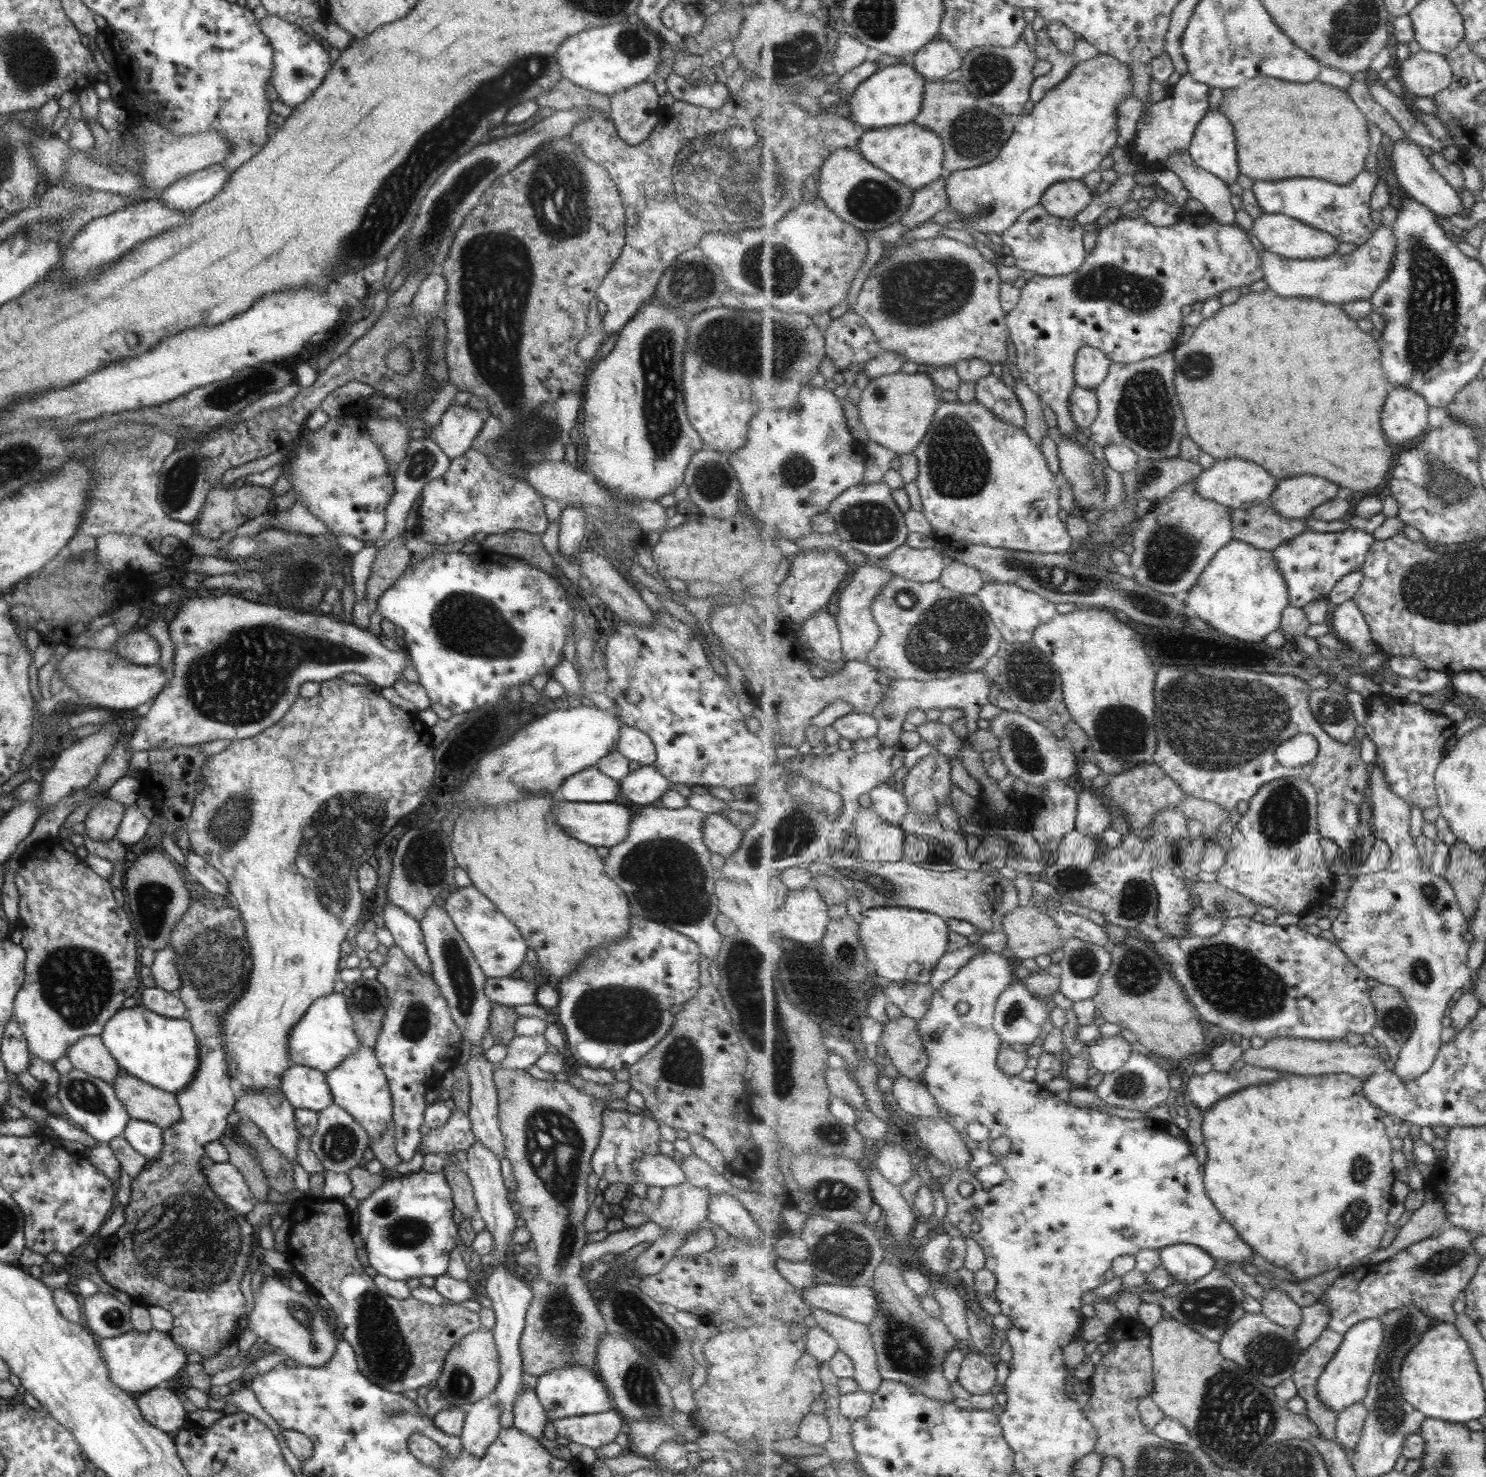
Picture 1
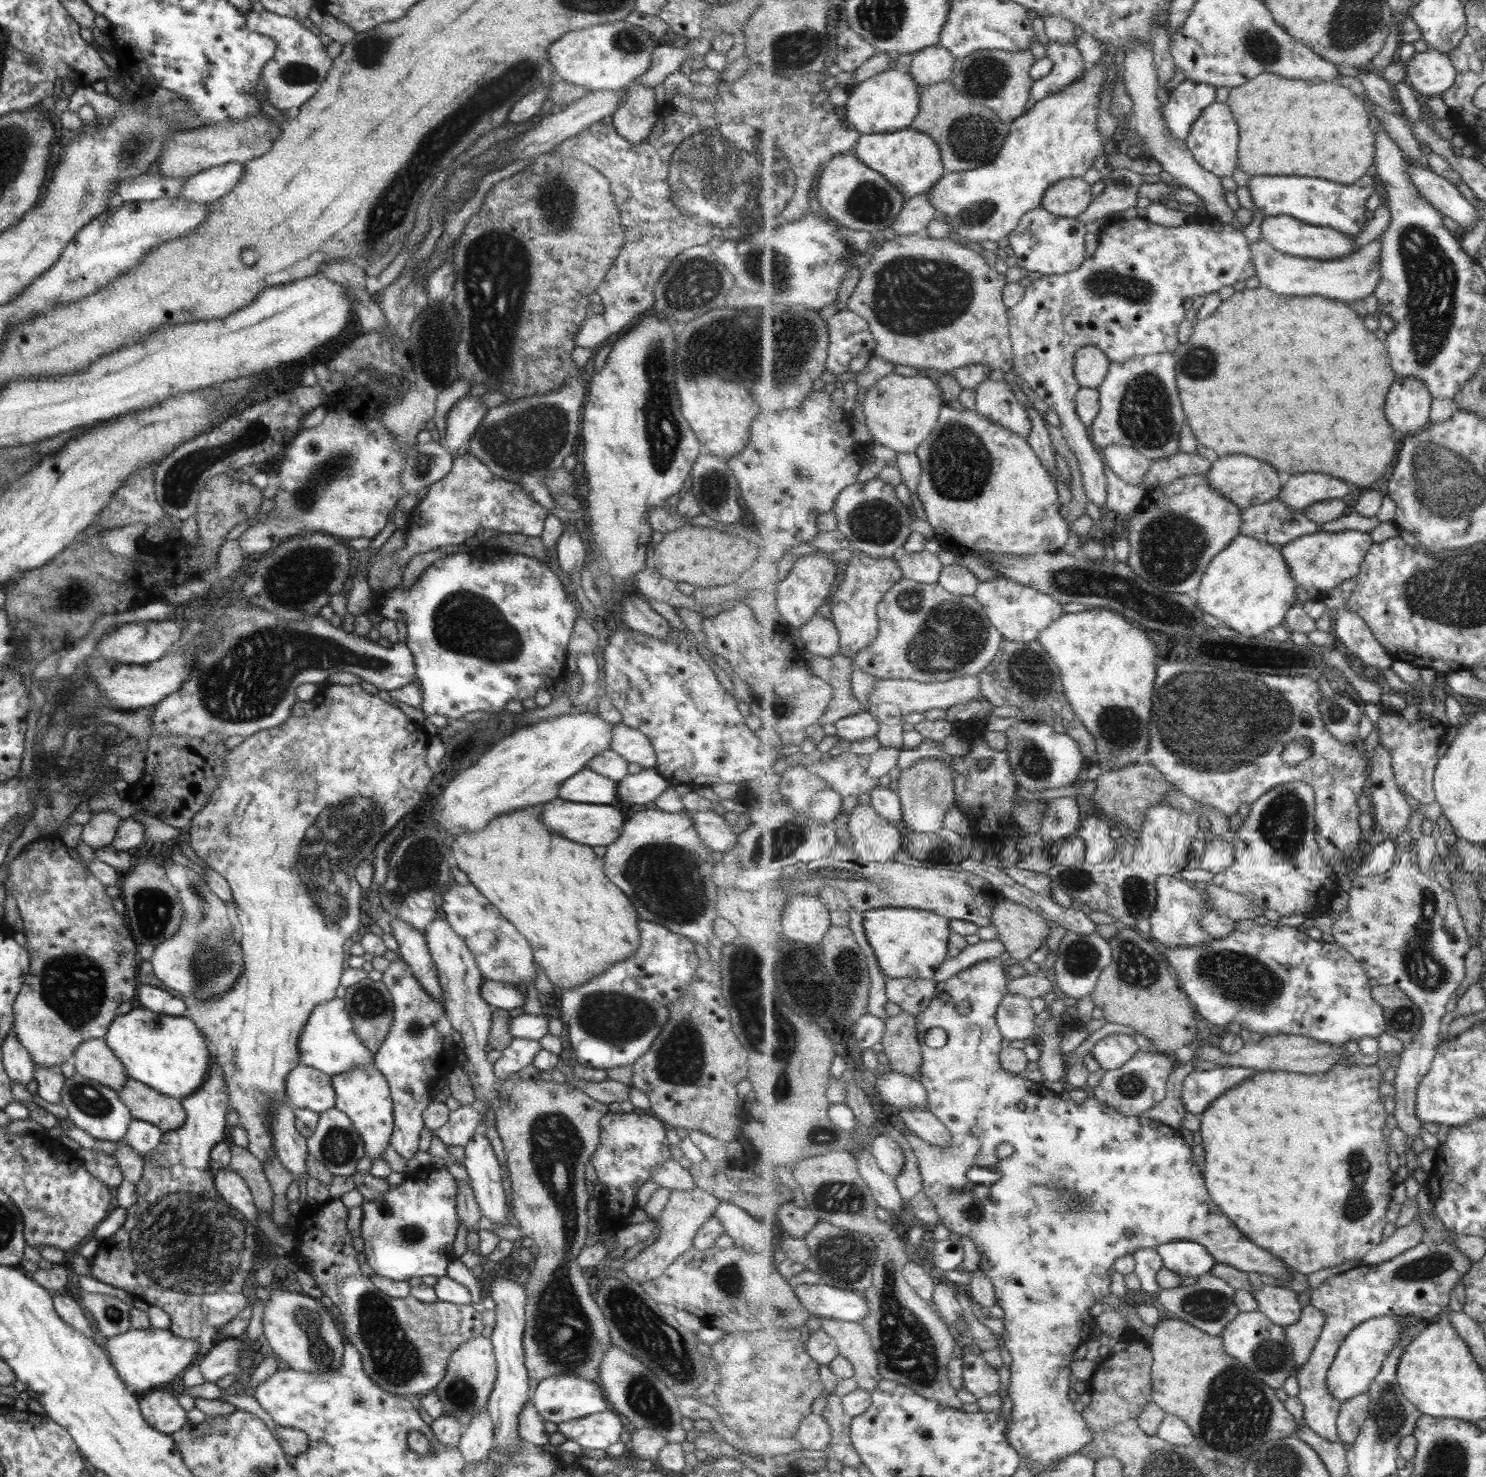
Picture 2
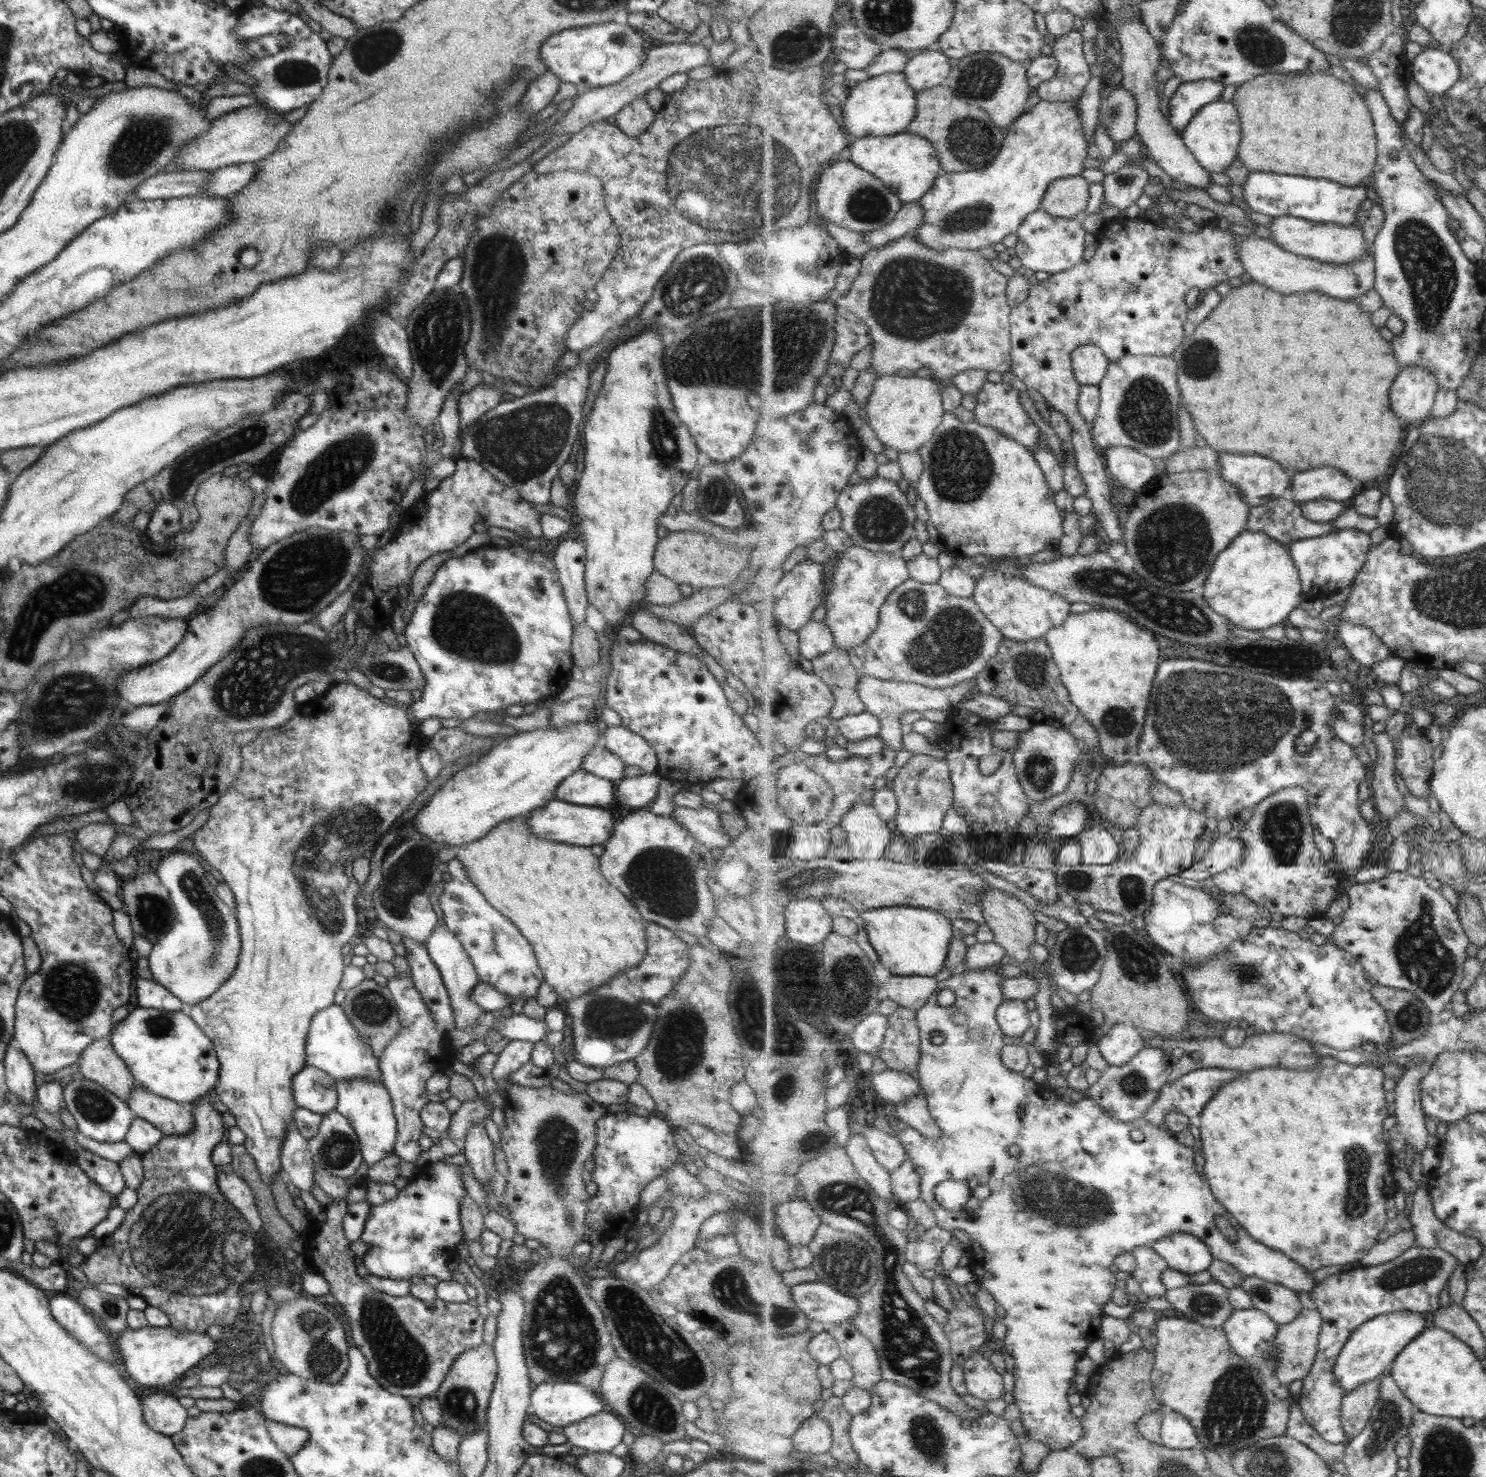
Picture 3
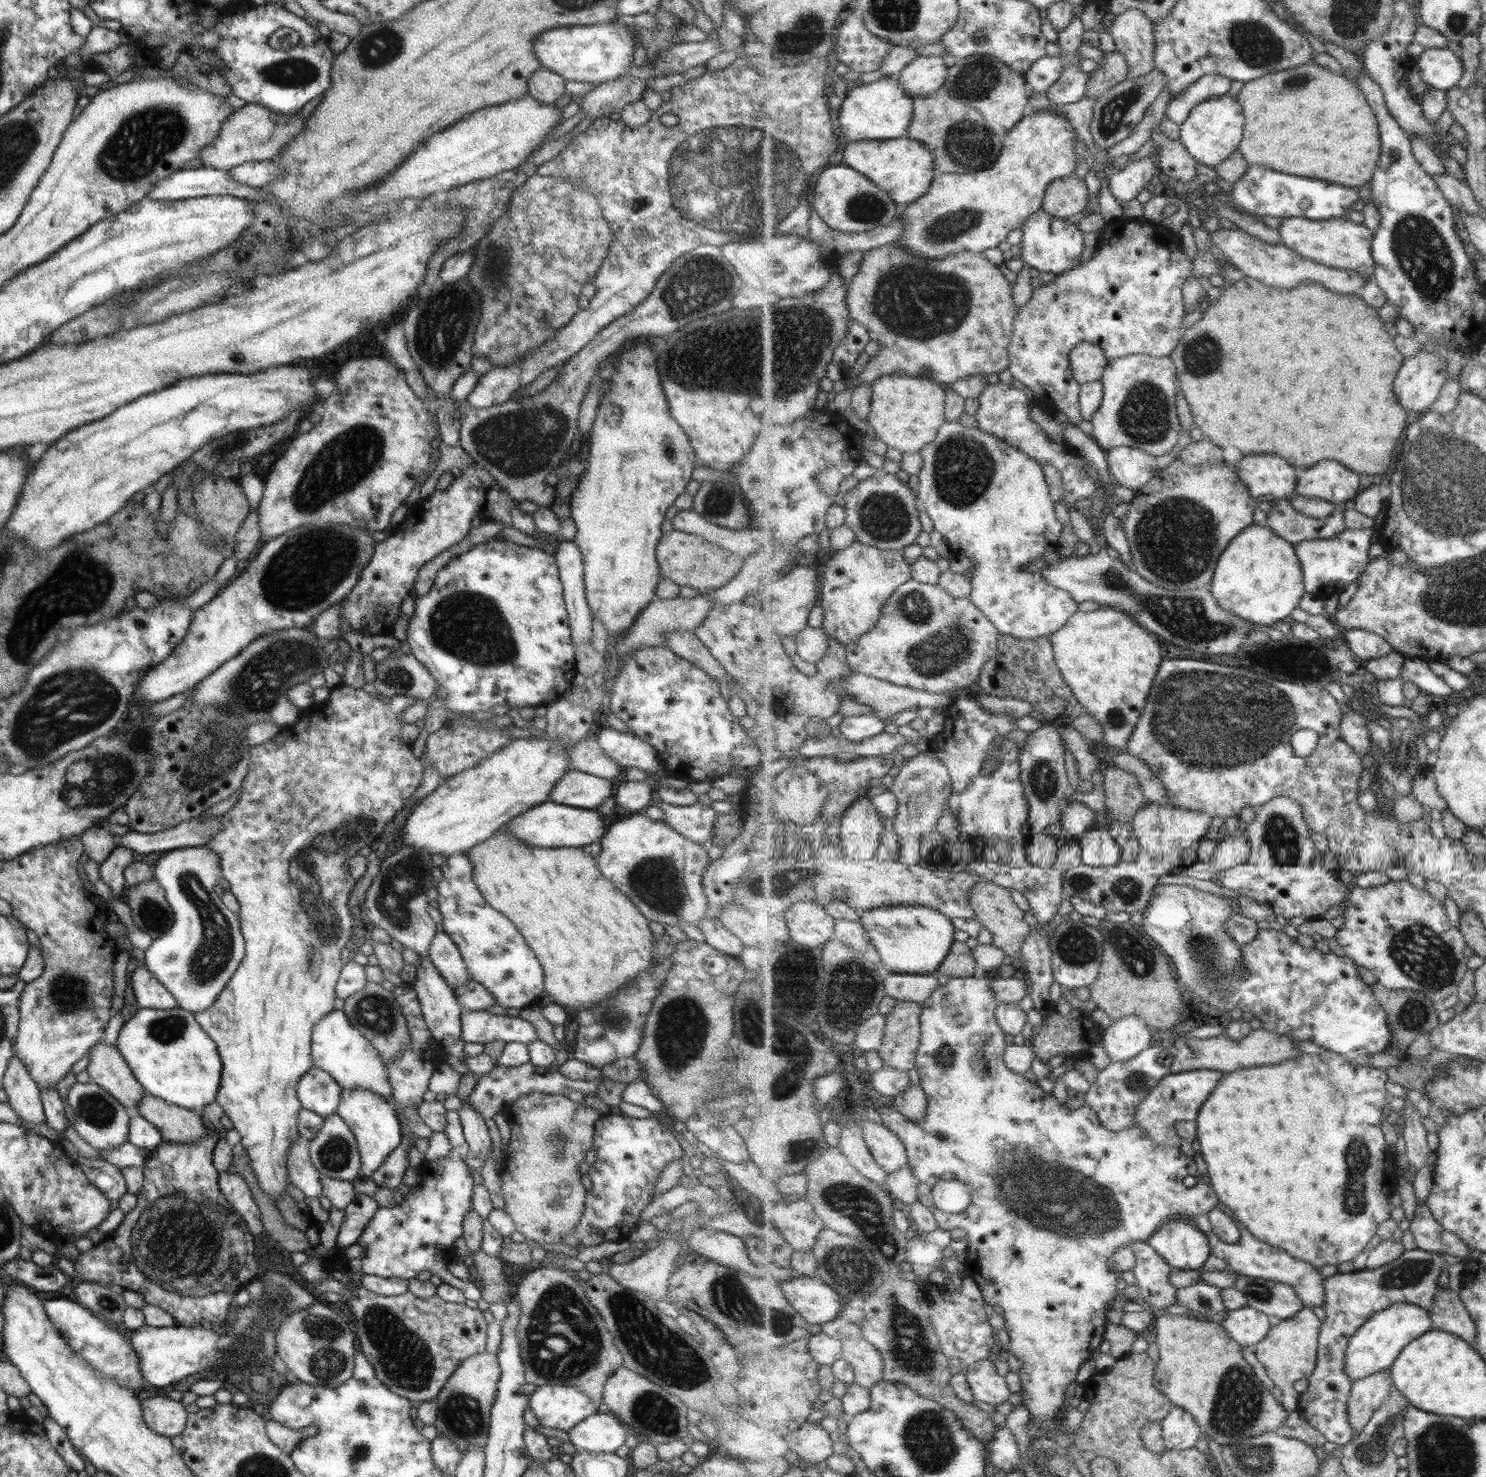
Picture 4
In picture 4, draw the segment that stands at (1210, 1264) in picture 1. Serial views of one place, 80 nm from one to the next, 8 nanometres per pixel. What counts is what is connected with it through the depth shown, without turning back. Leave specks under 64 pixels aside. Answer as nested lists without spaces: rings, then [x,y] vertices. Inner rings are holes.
[[[1182,1214],[1165,1222],[1148,1244],[1174,1269],[1201,1271],[1210,1259],[1207,1235]]]

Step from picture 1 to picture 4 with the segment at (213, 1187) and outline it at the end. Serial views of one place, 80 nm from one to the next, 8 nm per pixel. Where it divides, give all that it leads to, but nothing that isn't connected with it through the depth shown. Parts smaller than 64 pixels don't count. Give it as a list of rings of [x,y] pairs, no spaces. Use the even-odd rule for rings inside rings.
[[[219,1172],[217,1174],[218,1189],[225,1200],[235,1209],[243,1219],[249,1234],[255,1236],[263,1232],[260,1212],[254,1203],[247,1183],[236,1174]]]

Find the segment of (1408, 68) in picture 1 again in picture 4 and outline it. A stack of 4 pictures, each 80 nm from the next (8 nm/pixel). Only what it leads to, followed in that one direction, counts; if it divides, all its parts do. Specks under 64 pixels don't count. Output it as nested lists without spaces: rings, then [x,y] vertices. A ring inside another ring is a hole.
[[[1447,47],[1425,48],[1416,61],[1424,82],[1438,90],[1458,86],[1464,76],[1464,62]]]

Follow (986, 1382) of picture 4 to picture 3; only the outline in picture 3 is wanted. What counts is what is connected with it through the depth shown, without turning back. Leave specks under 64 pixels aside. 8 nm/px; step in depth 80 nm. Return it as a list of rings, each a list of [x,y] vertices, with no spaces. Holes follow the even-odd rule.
[[[979,1352],[968,1358],[963,1369],[969,1394],[984,1401],[1003,1398],[1005,1386],[1002,1375],[993,1368],[986,1352]]]

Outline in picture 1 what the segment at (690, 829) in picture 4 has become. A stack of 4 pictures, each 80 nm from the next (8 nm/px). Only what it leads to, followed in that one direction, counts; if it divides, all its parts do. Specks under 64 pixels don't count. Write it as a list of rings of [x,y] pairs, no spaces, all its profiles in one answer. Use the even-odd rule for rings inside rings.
[[[708,814],[702,823],[702,837],[707,850],[724,859],[739,848],[742,831],[725,816]]]

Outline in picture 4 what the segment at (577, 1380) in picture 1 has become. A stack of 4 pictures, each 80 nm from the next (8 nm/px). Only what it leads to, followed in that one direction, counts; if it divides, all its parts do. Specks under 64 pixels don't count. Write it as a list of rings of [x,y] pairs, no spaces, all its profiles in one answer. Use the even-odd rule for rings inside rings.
[[[539,1386],[528,1396],[528,1408],[540,1425],[563,1431],[598,1412],[593,1401],[573,1386]]]

